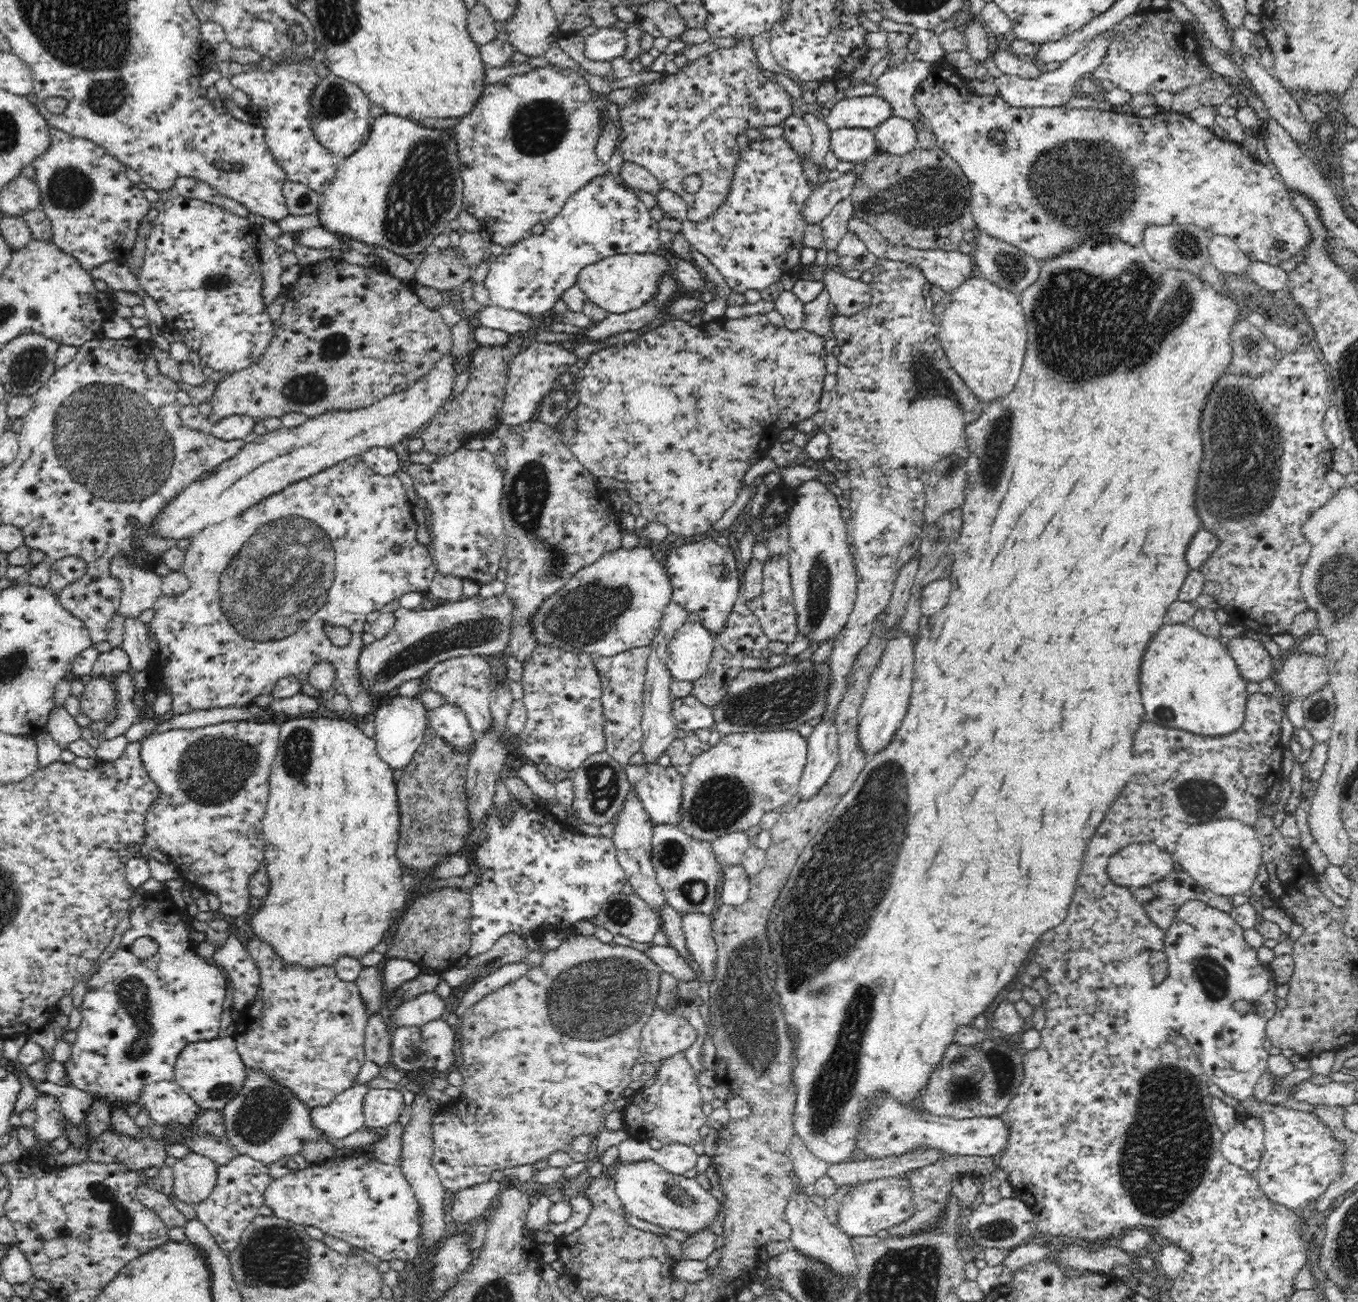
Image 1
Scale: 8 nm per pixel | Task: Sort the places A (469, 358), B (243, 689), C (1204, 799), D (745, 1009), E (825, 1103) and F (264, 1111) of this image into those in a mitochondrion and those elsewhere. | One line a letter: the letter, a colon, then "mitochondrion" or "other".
A: other
B: other
C: mitochondrion
D: mitochondrion
E: mitochondrion
F: mitochondrion

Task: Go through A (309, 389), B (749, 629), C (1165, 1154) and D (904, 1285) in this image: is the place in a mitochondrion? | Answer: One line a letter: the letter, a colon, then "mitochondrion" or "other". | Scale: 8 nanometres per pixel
A: mitochondrion
B: other
C: mitochondrion
D: mitochondrion

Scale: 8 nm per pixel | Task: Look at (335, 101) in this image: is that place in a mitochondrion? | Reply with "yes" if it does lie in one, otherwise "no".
yes

